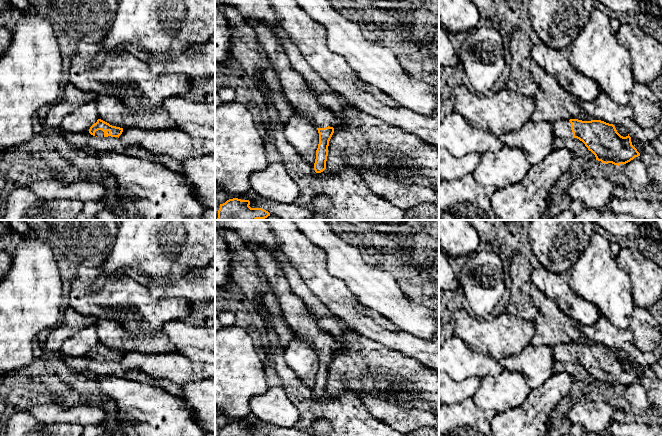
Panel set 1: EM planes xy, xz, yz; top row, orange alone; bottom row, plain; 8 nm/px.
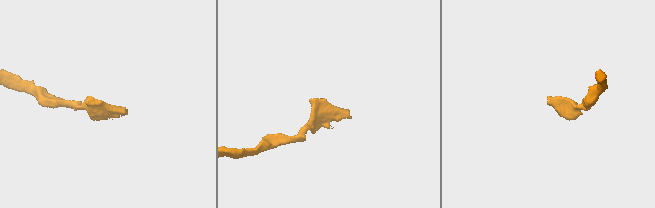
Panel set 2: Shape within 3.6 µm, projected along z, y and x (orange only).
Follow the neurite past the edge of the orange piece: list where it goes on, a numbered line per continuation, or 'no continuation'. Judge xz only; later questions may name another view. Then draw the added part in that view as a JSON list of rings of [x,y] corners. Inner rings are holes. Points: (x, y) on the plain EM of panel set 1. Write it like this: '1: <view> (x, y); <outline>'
1: xz (303, 324); [[[248,244],[246,247],[255,255],[258,266],[279,301],[283,318],[295,335],[308,341],[317,352],[336,351],[338,343],[331,335],[317,327],[314,317],[307,311],[303,301],[291,292],[283,268],[272,252],[254,244]]]

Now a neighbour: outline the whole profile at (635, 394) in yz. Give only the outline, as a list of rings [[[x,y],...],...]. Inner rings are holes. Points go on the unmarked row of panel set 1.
[[[635,381],[630,386],[622,390],[622,394],[629,402],[633,410],[641,411],[645,414],[651,412],[651,405],[649,403],[647,392],[641,381]]]

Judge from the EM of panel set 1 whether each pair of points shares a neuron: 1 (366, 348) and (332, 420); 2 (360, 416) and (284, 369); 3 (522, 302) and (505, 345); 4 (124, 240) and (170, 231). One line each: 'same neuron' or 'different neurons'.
1: different neurons
2: same neuron
3: different neurons
4: same neuron

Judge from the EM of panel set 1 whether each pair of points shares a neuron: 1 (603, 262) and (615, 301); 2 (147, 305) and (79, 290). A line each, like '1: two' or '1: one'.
1: one
2: one

